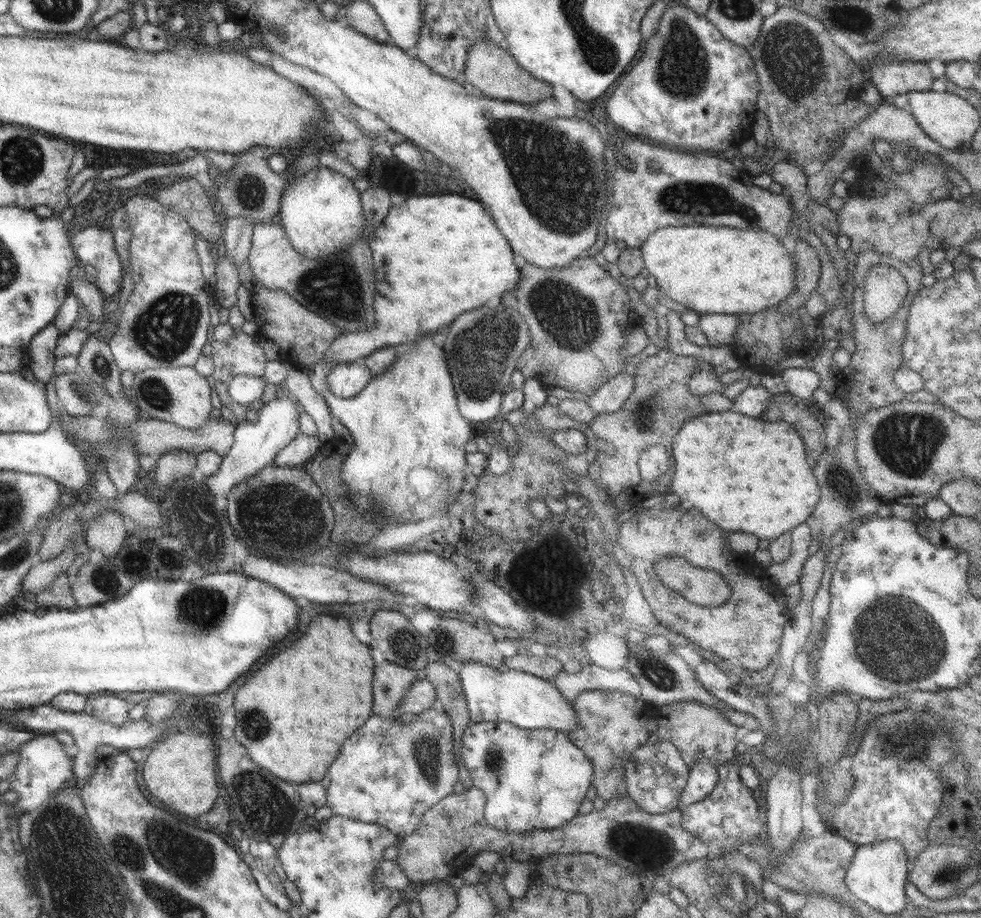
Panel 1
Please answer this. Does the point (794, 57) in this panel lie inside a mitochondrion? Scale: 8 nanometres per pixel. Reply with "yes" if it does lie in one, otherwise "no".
yes

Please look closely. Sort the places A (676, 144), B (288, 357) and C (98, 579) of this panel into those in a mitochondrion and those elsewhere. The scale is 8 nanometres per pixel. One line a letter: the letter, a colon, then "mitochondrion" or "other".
A: other
B: other
C: mitochondrion

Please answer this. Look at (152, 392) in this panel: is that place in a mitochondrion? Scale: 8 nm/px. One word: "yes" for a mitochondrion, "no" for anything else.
yes

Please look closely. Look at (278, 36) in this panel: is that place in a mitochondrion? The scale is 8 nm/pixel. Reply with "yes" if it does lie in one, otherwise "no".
yes

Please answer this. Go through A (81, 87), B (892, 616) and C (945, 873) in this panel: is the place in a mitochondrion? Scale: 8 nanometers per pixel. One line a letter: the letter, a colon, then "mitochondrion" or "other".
A: other
B: mitochondrion
C: mitochondrion

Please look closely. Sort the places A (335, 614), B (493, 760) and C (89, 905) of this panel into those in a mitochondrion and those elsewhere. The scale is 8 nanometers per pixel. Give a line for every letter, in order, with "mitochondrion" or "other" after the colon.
A: other
B: mitochondrion
C: mitochondrion

